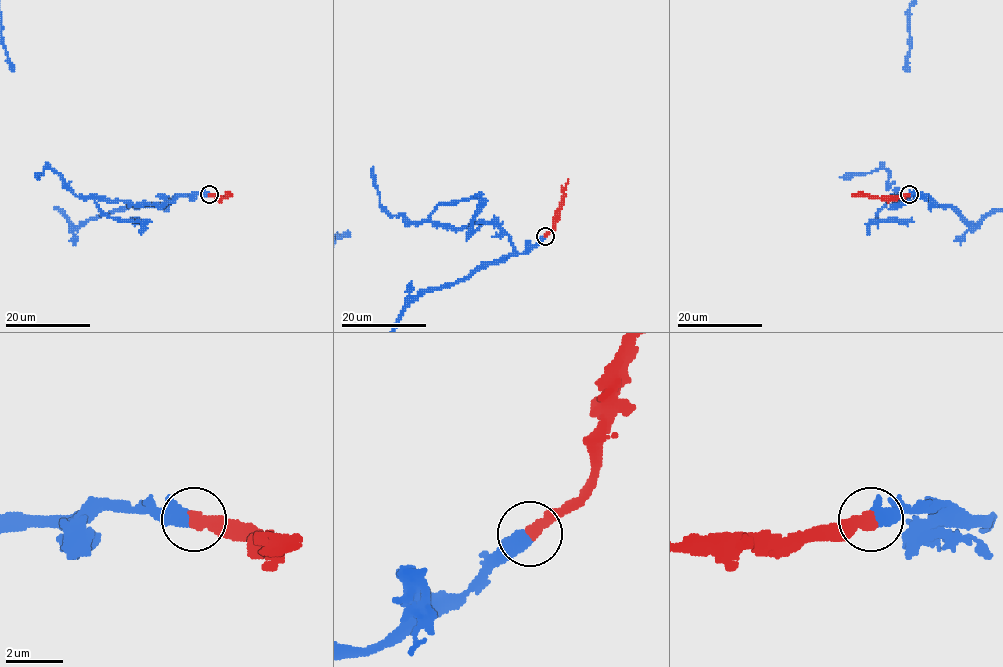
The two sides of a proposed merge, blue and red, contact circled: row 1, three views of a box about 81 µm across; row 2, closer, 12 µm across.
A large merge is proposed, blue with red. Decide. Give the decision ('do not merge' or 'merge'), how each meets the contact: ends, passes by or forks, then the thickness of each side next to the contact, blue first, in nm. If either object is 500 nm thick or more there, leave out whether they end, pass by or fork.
merge; calibres 550 and 440 nm

